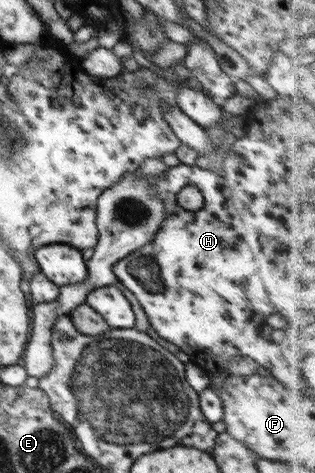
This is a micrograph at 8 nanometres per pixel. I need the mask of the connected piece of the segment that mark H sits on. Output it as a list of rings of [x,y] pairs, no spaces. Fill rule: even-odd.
[[[179,164],[167,167],[162,175],[151,175],[148,180],[164,202],[165,218],[151,242],[116,262],[112,270],[137,296],[153,330],[188,354],[191,362],[210,375],[211,386],[214,384],[212,388],[219,392],[229,377],[226,364],[237,356],[237,348],[225,344],[221,328],[227,328],[233,320],[243,320],[257,330],[259,320],[266,320],[261,318],[259,310],[253,310],[253,300],[245,294],[248,278],[253,276],[252,264],[259,266],[263,262],[261,266],[267,273],[275,272],[277,268],[277,281],[283,281],[285,262],[283,258],[277,258],[277,264],[273,264],[265,258],[265,254],[261,254],[257,230],[229,230],[229,226],[215,216],[219,204],[229,204],[227,194],[231,192],[223,176],[217,172],[197,165]],[[189,185],[200,189],[204,196],[203,208],[192,211],[177,204],[177,194]],[[145,286],[149,286],[149,290]],[[161,286],[165,286],[165,290],[161,290]],[[153,290],[161,290],[161,294],[153,294]]]

